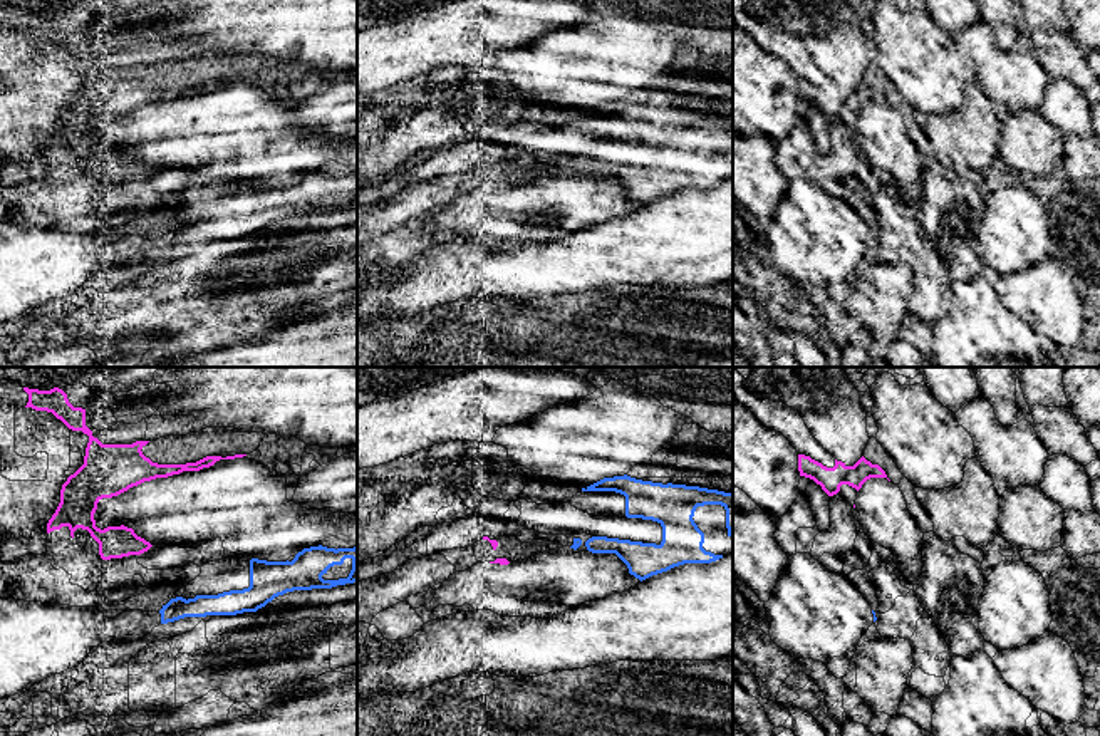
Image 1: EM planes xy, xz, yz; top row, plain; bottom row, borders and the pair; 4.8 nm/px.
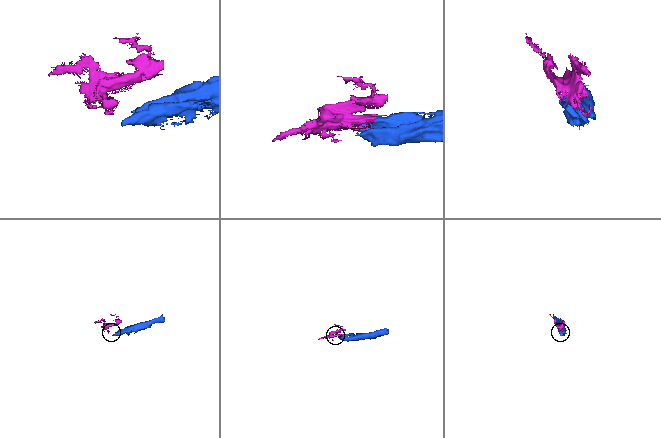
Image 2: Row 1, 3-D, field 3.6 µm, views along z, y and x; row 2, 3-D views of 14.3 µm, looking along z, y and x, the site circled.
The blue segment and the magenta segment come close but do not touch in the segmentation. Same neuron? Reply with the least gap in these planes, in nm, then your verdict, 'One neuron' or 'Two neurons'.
Distance 260 nm. Two neurons

